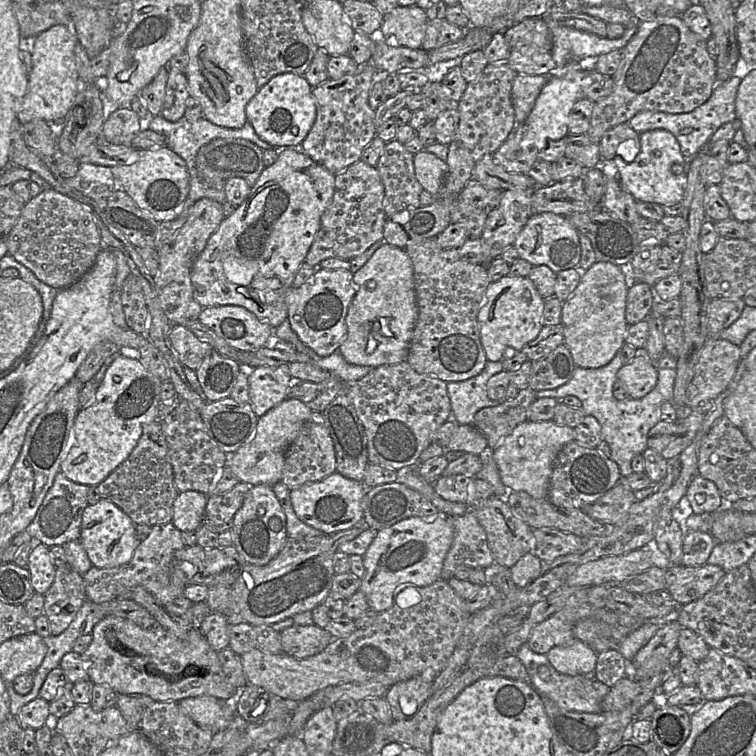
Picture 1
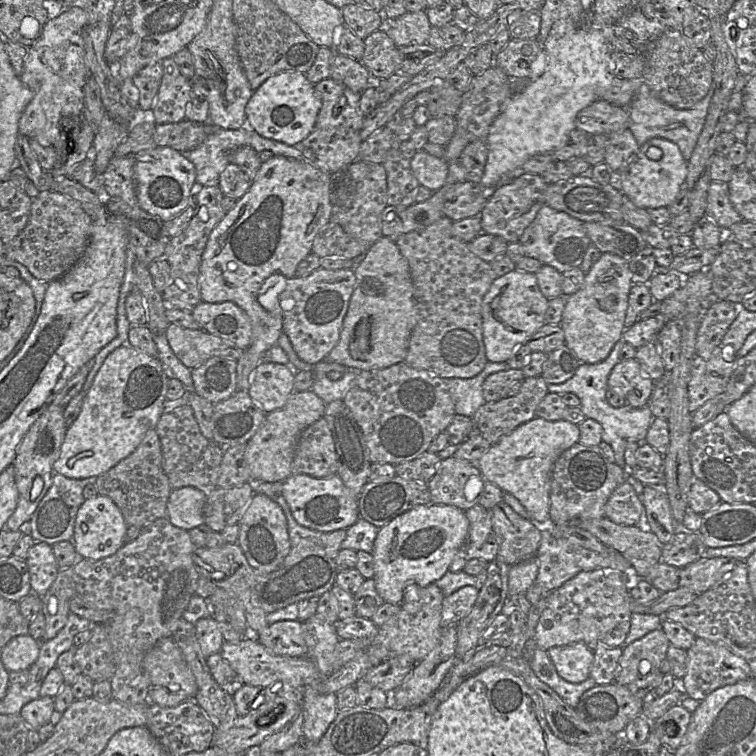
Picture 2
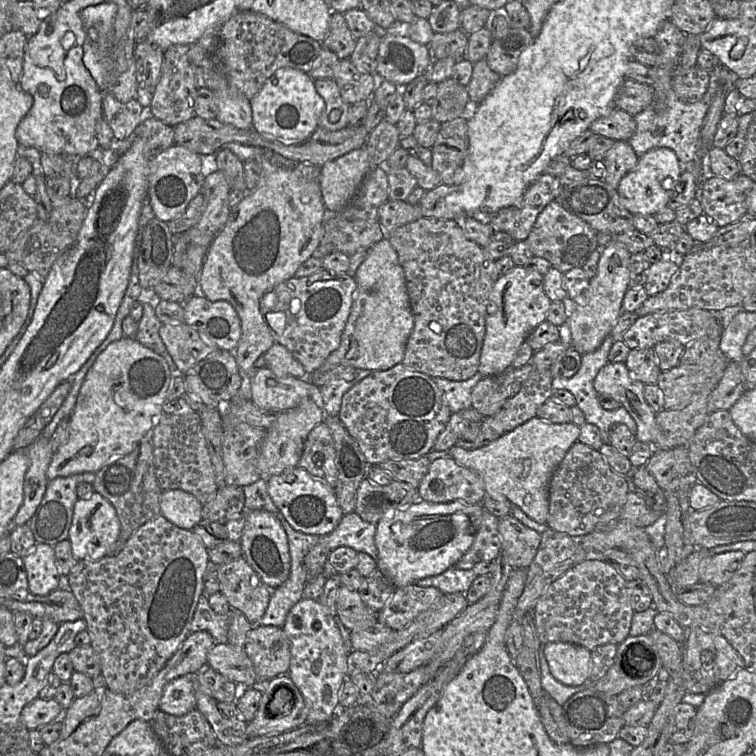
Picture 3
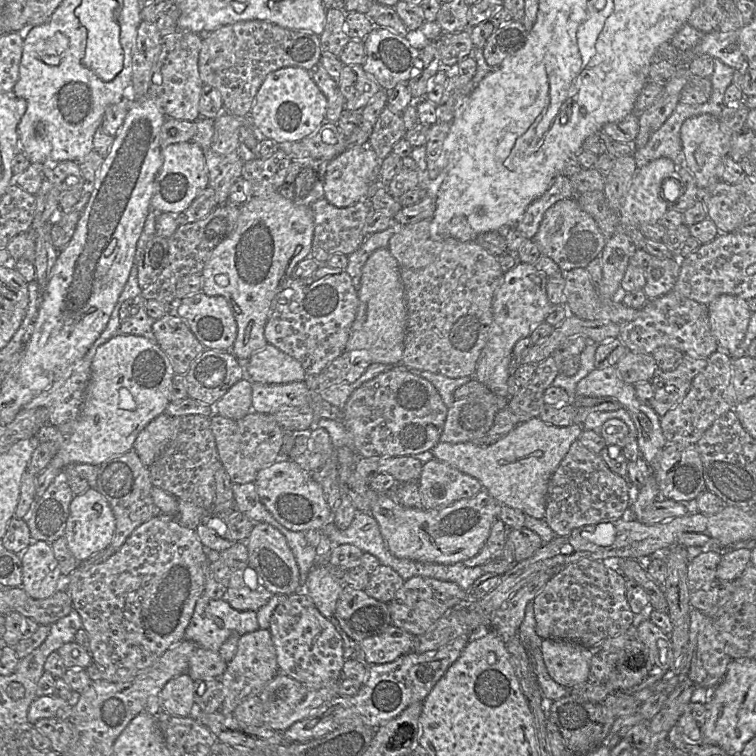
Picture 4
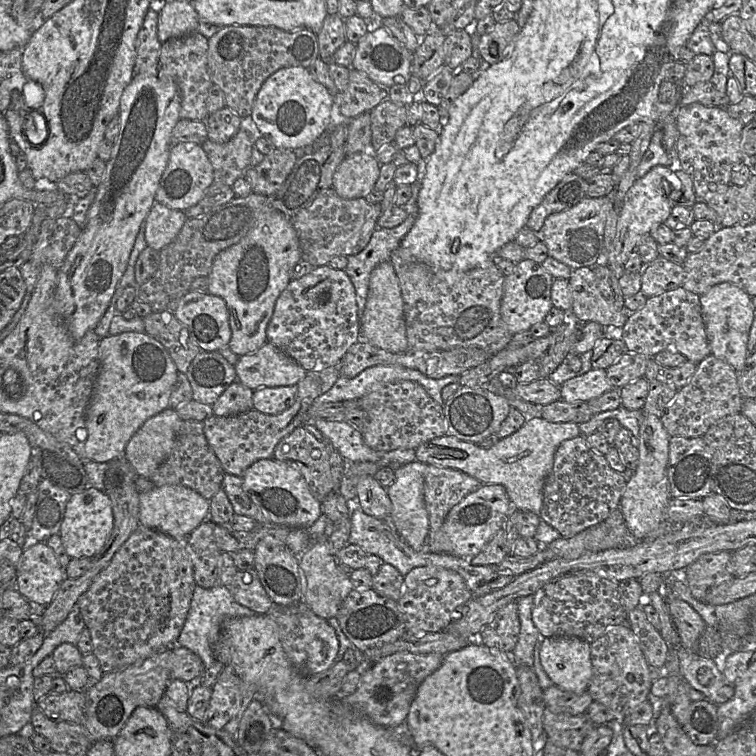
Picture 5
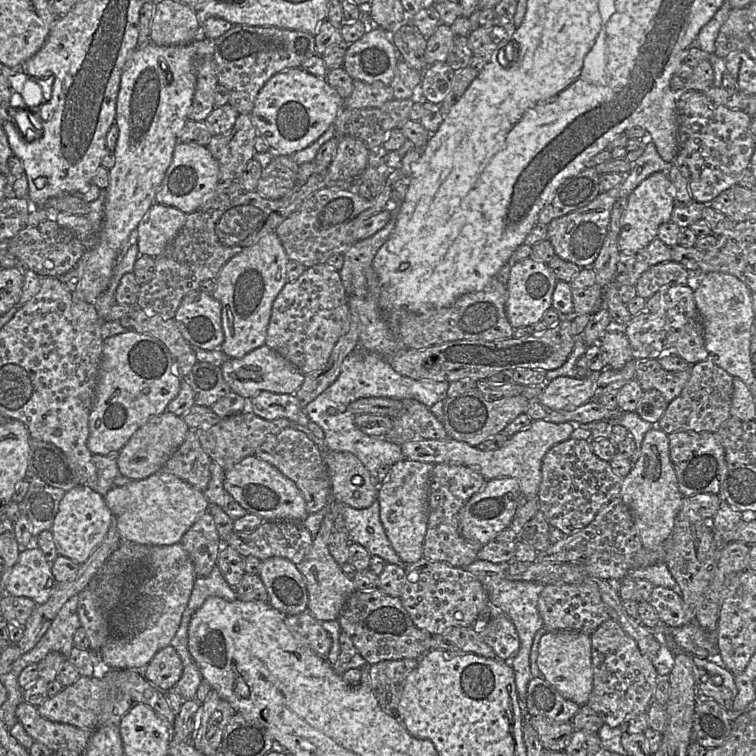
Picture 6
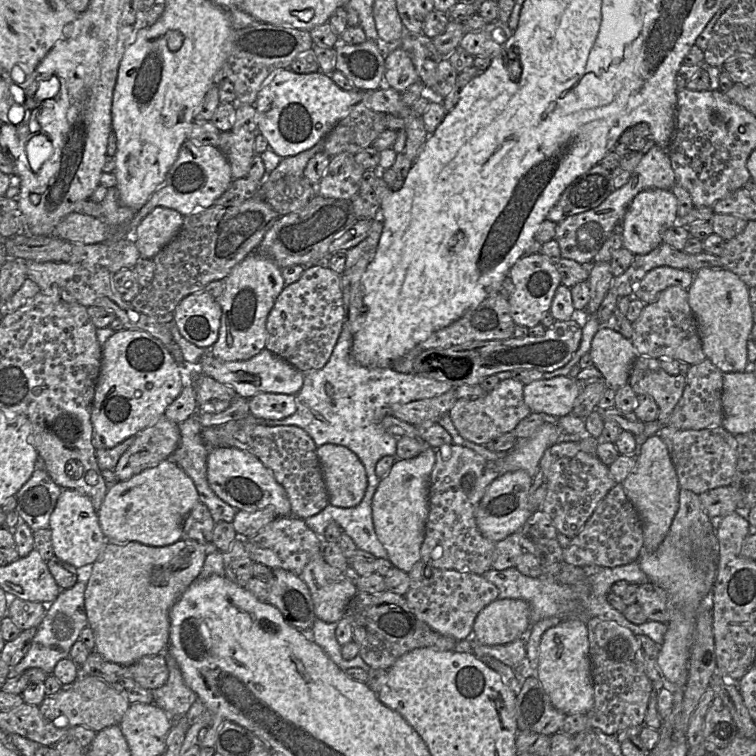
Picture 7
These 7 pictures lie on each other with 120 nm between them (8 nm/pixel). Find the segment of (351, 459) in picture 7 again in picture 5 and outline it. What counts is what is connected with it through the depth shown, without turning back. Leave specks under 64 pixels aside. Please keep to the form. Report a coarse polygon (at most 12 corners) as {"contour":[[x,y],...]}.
{"contour":[[374,476],[356,489],[364,513],[390,520],[391,500]]}

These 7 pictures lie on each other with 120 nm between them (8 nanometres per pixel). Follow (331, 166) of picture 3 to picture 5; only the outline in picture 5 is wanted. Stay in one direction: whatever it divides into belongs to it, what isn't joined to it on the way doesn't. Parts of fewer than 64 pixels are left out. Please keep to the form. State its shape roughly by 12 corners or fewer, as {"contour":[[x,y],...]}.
{"contour":[[363,152],[346,155],[332,188],[344,199],[374,189],[380,165]]}

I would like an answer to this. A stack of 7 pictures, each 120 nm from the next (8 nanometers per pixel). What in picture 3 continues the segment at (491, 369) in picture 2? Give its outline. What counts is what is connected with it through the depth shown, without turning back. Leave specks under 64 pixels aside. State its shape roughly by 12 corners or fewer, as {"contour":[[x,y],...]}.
{"contour":[[484,376],[464,381],[432,377],[452,413],[472,407],[471,393]]}

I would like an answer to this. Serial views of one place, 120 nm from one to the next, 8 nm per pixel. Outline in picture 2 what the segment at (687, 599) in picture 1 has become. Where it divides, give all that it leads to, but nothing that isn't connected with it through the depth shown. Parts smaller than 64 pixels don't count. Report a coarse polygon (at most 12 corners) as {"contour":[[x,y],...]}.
{"contour":[[700,558],[680,569],[679,587],[699,595],[739,561]]}

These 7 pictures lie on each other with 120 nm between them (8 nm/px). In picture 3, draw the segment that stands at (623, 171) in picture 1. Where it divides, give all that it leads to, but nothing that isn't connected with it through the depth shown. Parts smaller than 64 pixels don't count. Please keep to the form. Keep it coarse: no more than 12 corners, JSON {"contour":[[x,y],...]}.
{"contour":[[666,147],[639,157],[618,185],[633,215],[655,215],[679,192],[684,165]]}

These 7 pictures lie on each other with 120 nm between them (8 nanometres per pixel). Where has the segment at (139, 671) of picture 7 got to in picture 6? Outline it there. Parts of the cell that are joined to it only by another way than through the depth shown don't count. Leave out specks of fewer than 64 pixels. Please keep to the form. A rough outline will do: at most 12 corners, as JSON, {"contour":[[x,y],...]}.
{"contour":[[172,645],[160,650],[143,677],[163,691],[177,685],[181,658]]}

